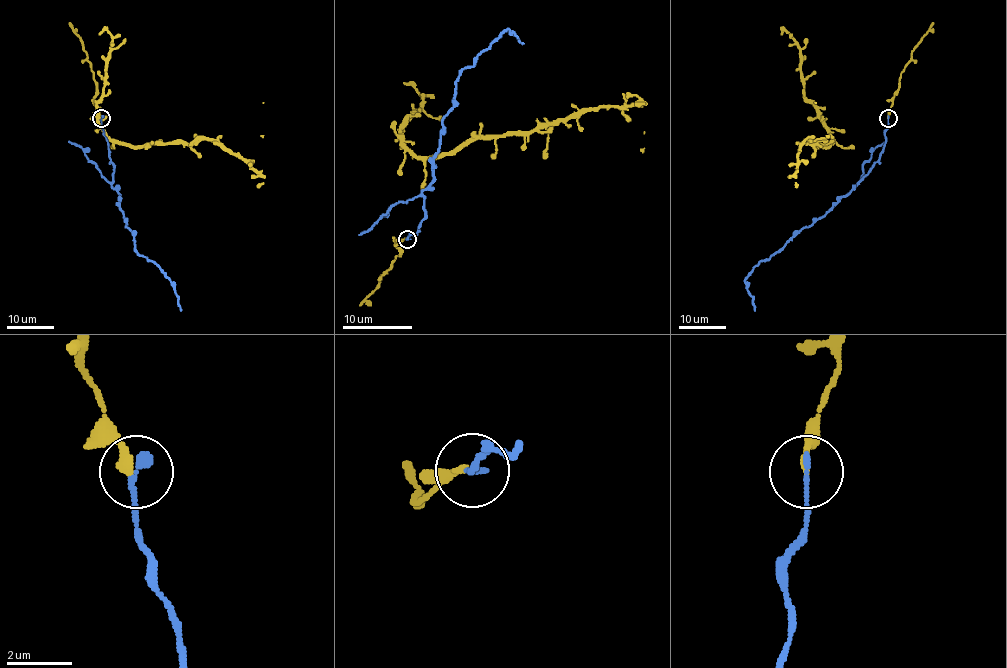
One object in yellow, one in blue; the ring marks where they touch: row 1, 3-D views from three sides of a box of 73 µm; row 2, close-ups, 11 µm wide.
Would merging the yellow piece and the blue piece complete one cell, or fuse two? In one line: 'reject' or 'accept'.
accept

